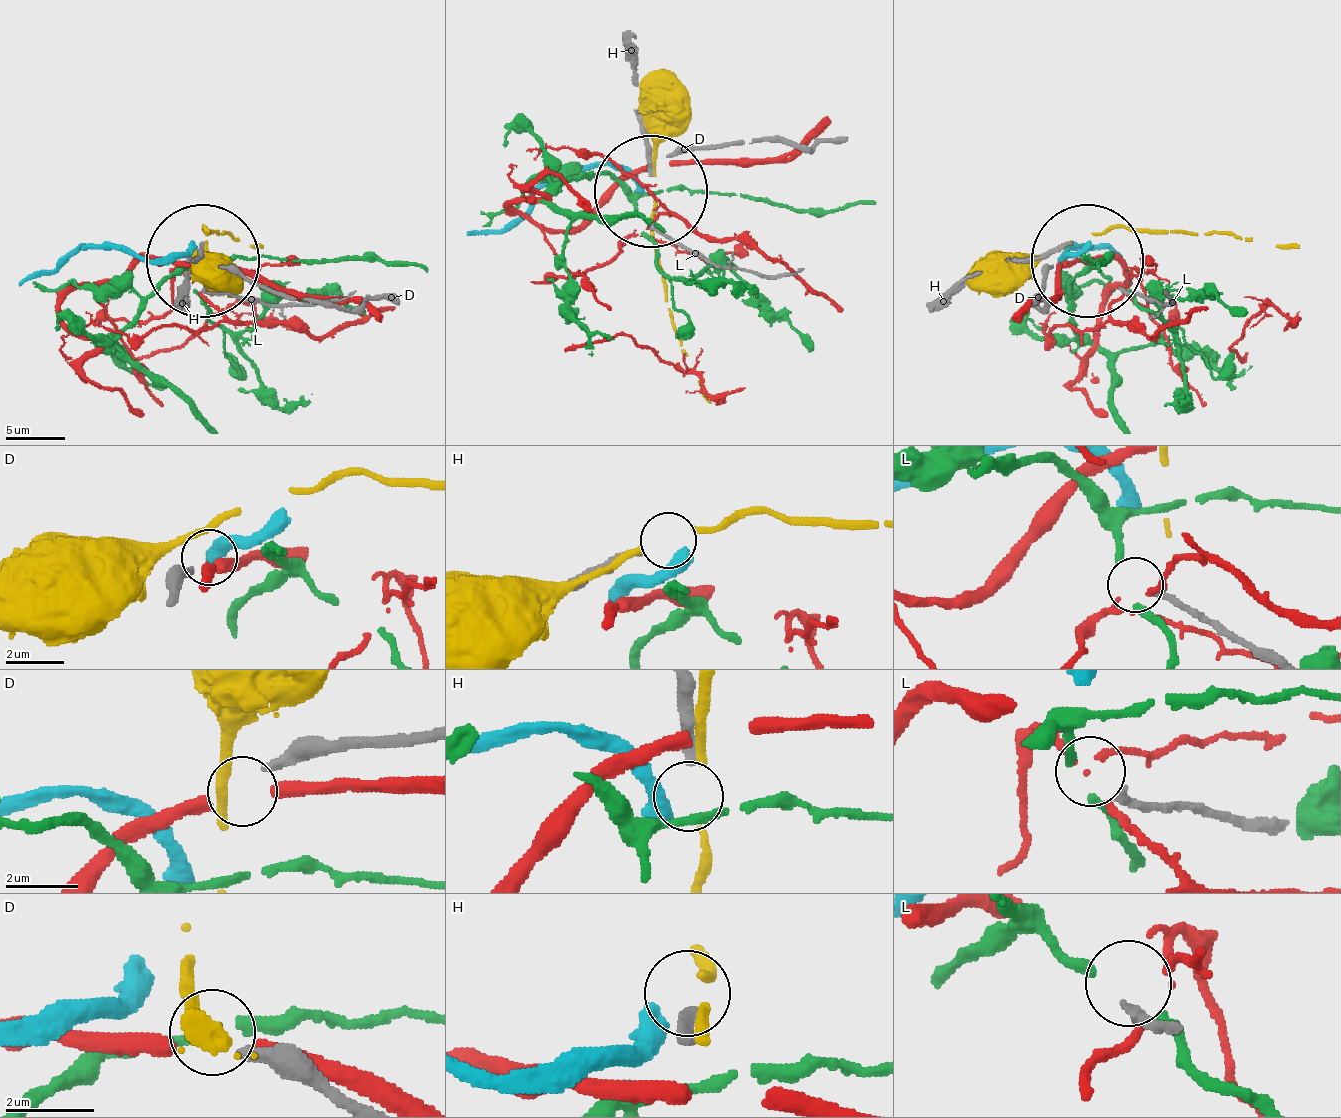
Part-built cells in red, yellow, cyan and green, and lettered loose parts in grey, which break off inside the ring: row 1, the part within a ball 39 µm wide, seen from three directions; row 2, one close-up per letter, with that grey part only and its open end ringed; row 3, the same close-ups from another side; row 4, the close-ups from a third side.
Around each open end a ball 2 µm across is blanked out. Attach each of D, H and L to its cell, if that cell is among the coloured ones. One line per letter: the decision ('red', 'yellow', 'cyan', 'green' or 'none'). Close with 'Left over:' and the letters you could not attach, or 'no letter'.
D: none
H: none
L: none
Left over: D, H, L

